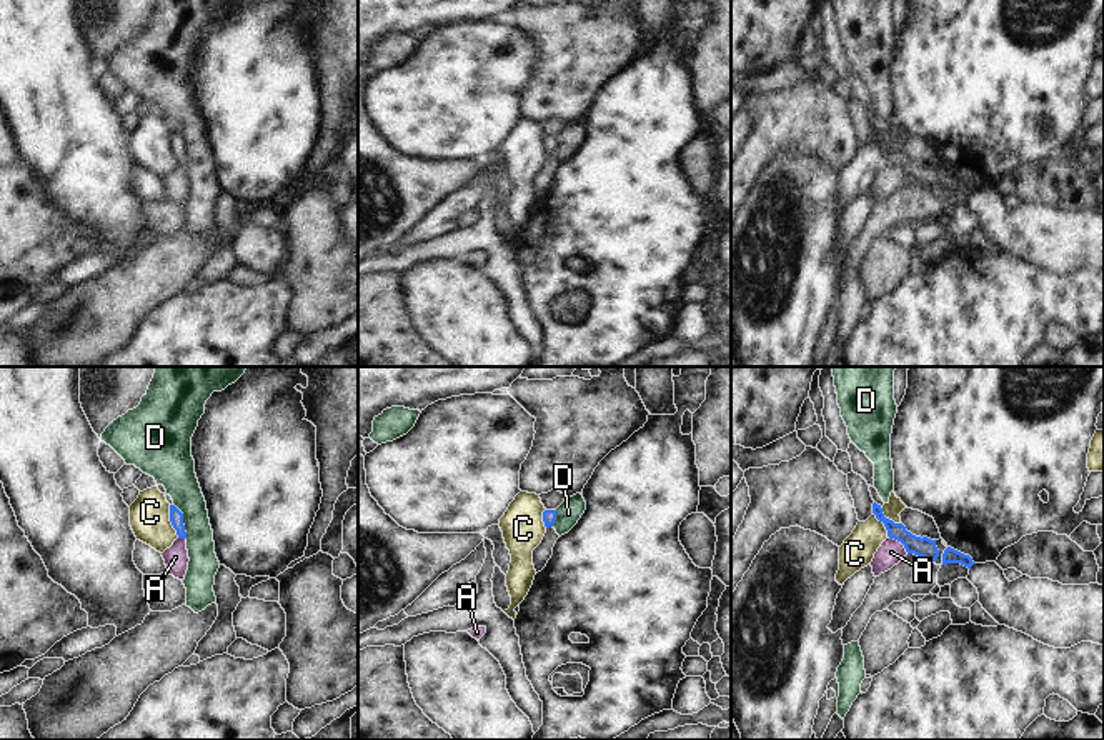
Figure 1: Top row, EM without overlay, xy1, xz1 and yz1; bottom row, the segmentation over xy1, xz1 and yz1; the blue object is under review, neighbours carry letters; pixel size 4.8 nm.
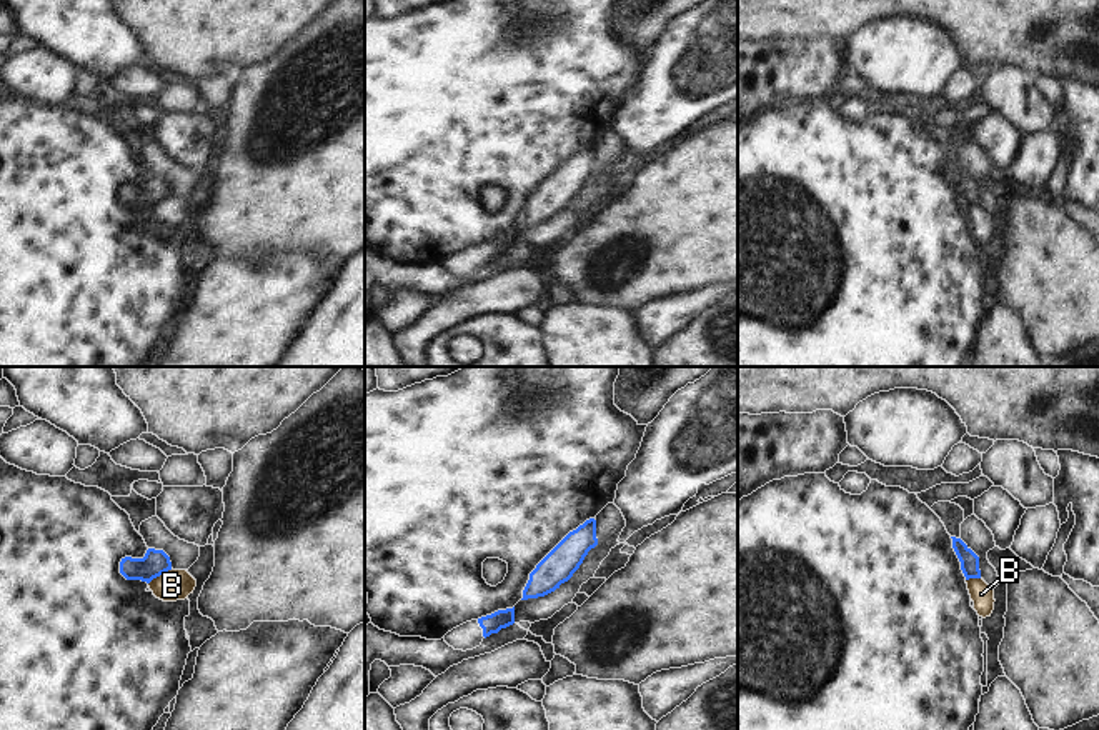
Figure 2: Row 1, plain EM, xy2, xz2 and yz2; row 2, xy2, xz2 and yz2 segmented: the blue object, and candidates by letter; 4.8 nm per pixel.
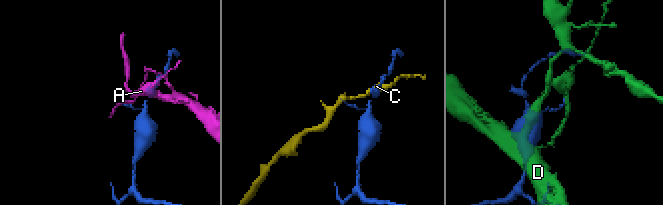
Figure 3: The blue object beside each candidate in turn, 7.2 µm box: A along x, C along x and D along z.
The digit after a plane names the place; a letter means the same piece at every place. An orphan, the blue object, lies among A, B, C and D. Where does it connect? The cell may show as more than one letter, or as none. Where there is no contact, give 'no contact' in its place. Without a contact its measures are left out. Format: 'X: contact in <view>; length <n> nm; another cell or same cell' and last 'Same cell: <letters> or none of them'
A: contact in yz1; length 120 nm; another cell
B: contact in xy2; length 140 nm; another cell
C: contact in xy1; length 170 nm; another cell
D: contact in xy1; length 180 nm; another cell
Same cell: none of them

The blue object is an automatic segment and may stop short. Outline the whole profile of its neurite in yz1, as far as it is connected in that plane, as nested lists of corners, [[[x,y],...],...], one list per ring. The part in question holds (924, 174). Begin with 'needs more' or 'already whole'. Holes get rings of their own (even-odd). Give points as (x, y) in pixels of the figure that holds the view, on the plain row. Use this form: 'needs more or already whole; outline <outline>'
already whole; outline [[[876,128],[873,130],[873,140],[879,148],[884,150],[888,157],[888,163],[901,168],[908,180],[914,180],[931,188],[937,187],[939,177],[936,173],[936,167],[931,167],[927,163],[922,163],[922,165],[916,163],[911,158],[908,158],[903,150],[894,150],[893,147],[886,145],[881,132],[878,132]]]

